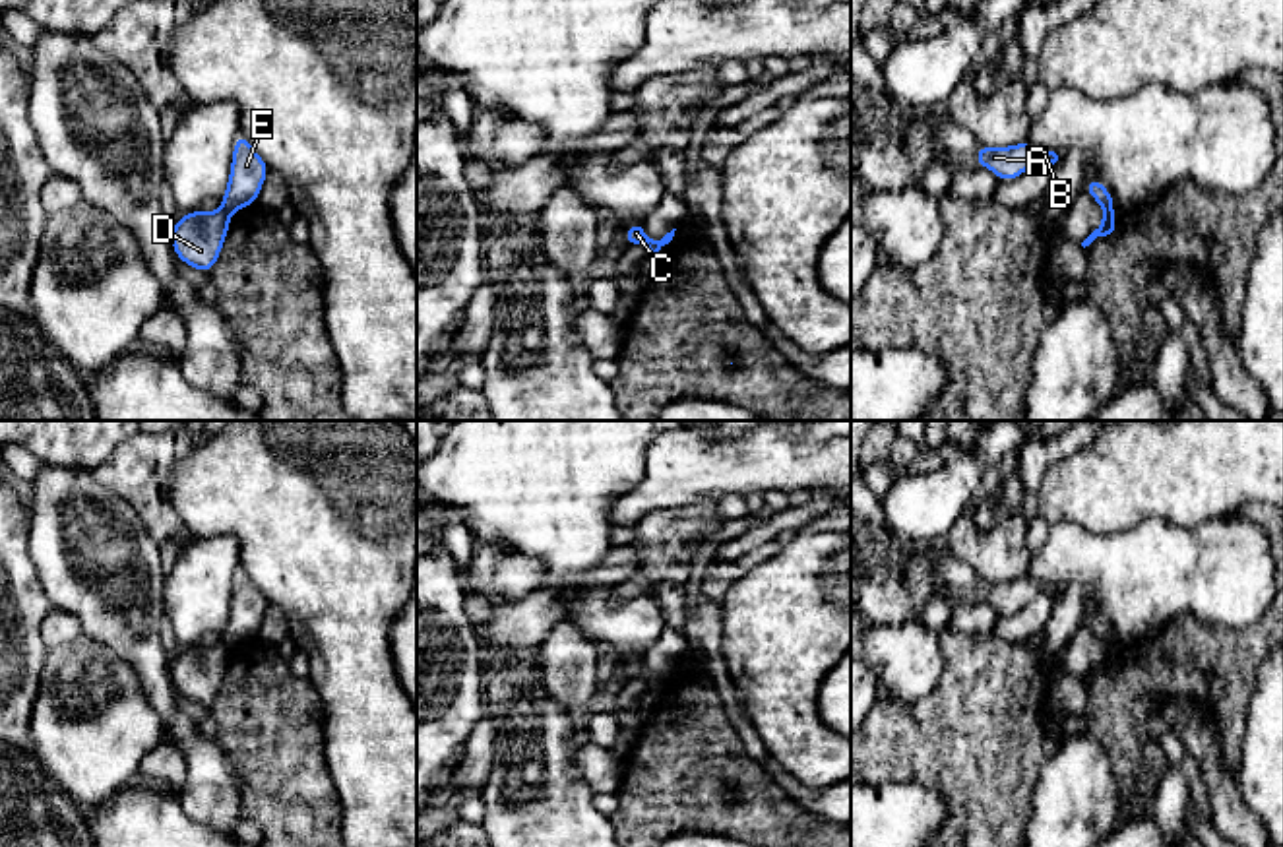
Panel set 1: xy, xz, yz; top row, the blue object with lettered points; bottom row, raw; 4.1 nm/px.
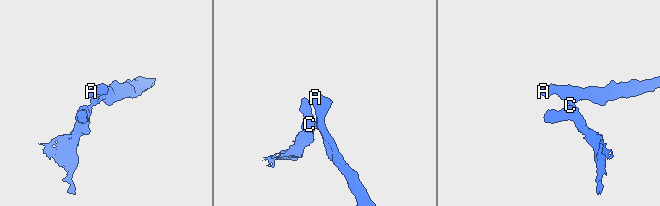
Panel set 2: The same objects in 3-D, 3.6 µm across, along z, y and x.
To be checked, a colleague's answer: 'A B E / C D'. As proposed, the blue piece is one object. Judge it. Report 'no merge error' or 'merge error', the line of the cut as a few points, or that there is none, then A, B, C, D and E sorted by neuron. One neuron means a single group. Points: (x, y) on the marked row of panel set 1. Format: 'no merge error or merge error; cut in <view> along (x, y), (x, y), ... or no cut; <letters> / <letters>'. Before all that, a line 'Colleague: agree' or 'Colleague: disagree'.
Colleague: agree
merge error; cut in yz along (1113, 208), (1105, 214); A B E / C D

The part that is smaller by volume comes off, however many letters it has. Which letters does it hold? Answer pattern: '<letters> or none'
C, D

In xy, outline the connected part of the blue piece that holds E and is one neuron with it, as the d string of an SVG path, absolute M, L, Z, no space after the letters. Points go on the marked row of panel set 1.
M238 134L235 138L229 184L223 194L223 209L231 215L240 207L258 204L267 173L266 161L252 149L248 138Z

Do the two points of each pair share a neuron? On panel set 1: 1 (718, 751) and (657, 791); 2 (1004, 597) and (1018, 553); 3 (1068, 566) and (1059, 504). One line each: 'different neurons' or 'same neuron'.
1: same neuron
2: different neurons
3: different neurons

